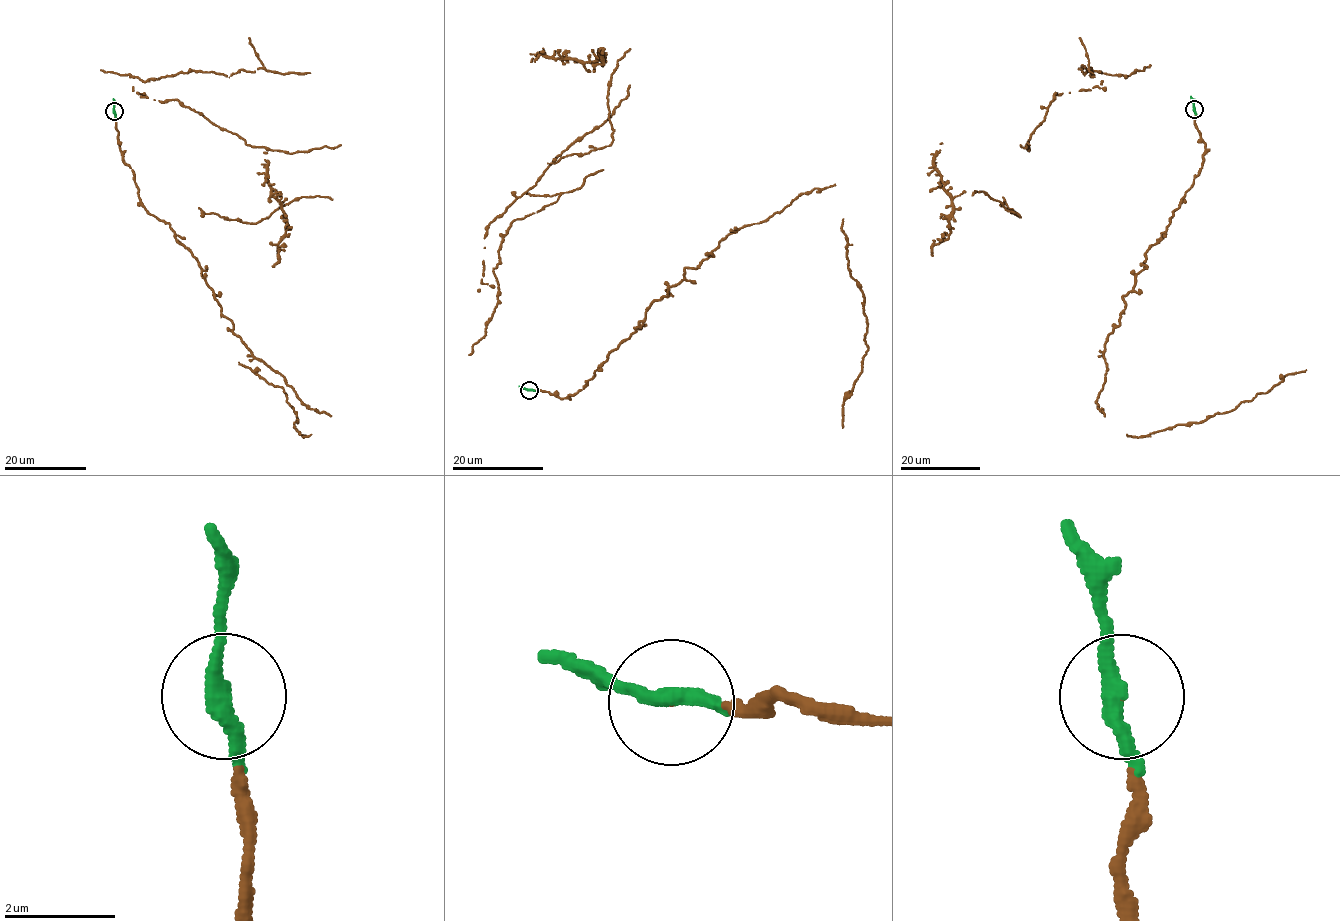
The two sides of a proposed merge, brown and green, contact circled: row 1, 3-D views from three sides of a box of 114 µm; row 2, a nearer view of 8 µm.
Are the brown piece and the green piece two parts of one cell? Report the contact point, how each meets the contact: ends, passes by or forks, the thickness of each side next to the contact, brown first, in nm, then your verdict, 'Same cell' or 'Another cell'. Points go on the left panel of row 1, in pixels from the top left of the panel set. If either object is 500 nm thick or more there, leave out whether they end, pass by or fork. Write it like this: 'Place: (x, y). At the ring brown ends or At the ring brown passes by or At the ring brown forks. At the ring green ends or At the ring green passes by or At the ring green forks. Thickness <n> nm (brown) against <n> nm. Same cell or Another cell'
Place: (114, 111). At the ring brown ends. At the ring green passes by. Thickness 20 nm (brown) against 280 nm. Same cell

